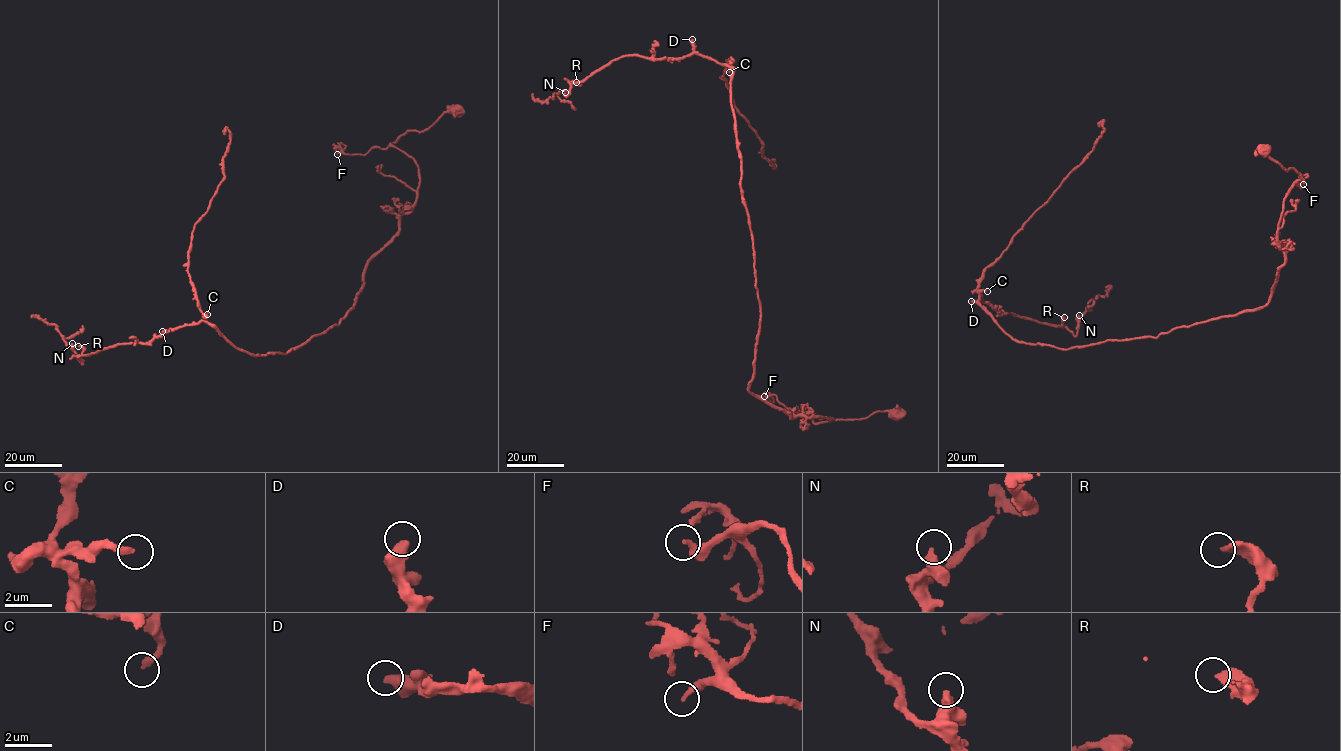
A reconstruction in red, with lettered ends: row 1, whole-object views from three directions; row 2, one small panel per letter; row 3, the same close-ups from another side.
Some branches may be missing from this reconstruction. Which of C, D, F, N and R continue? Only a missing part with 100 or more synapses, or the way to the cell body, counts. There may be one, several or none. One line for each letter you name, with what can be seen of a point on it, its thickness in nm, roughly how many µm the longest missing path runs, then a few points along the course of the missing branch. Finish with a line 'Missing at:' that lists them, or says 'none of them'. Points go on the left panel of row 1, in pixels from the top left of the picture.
Missing at: none of them

